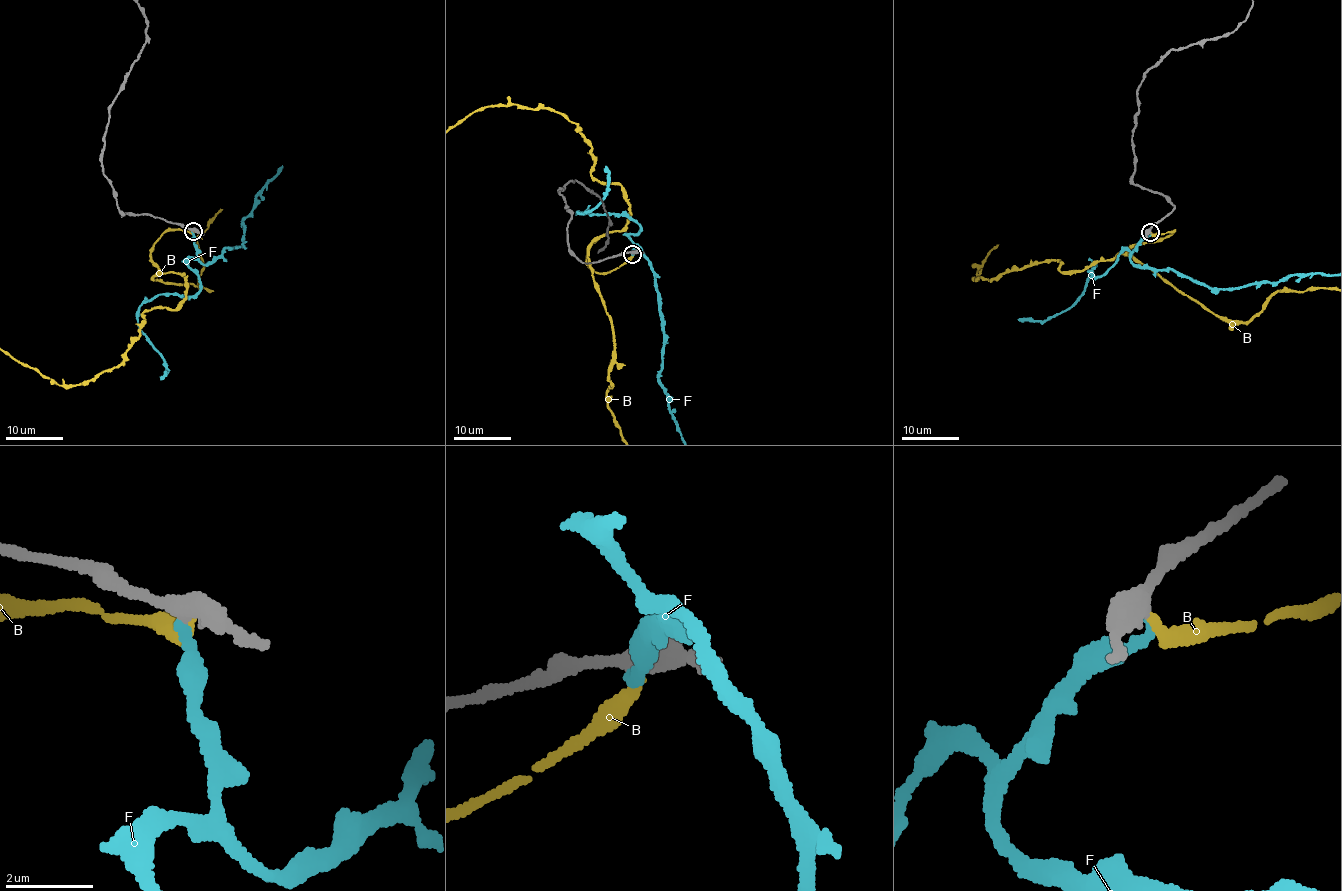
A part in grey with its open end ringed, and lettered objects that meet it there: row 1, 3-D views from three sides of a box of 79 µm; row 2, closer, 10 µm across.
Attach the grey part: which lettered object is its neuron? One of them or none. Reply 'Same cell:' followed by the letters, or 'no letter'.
Same cell: B

